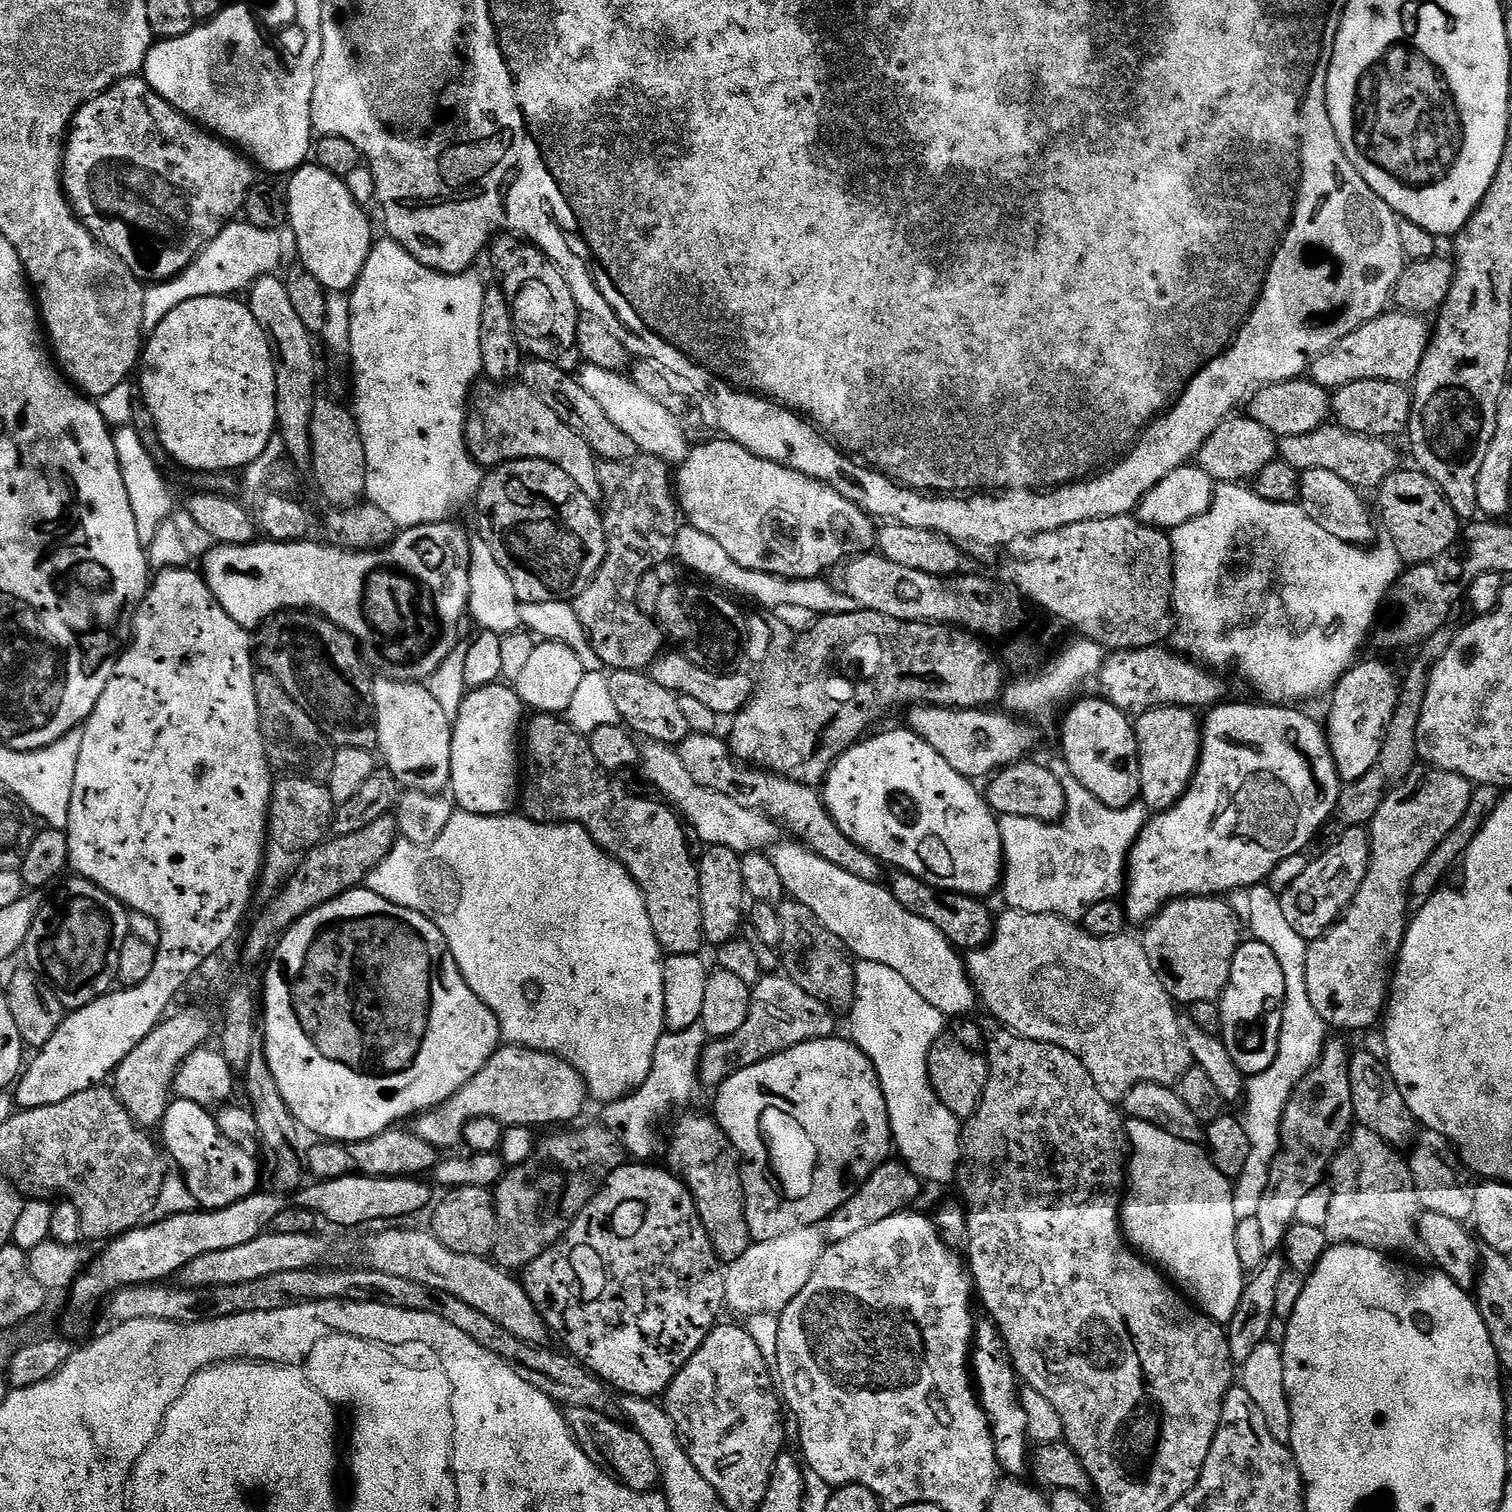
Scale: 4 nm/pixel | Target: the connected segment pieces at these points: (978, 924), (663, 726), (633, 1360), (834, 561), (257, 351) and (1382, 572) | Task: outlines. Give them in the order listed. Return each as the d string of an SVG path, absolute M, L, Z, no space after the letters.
M896 870L891 874L893 876L890 891L899 905L910 910L910 914L918 914L918 918L924 918L926 922L930 922L930 926L936 926L953 948L975 950L983 948L991 940L994 931L994 912L984 905L987 903L983 899L960 896L957 892L944 892L940 888L914 878L908 872Z
M647 671L612 672L608 676L608 681L610 694L614 698L614 707L618 709L623 727L631 730L637 737L645 741L657 740L660 744L678 746L690 735L686 718L678 706L680 697L675 696L670 690L665 690L663 686L658 686L658 682L654 682L654 678Z
M625 1162L620 1165L618 1170L614 1170L614 1174L610 1174L610 1178L604 1184L604 1187L596 1193L595 1198L585 1206L582 1211L580 1211L580 1216L572 1223L570 1230L566 1235L564 1235L563 1240L559 1244L555 1244L550 1250L546 1250L546 1254L542 1254L537 1258L532 1264L528 1265L527 1268L523 1269L522 1272L522 1283L524 1285L524 1290L530 1302L534 1302L534 1306L542 1314L544 1321L548 1323L549 1333L554 1334L565 1344L567 1351L571 1353L576 1360L584 1365L593 1376L596 1376L597 1379L601 1380L608 1386L609 1389L615 1390L617 1393L623 1394L624 1396L639 1396L641 1398L660 1398L667 1393L668 1387L672 1384L672 1379L682 1370L682 1366L686 1366L686 1362L696 1351L702 1346L702 1342L712 1333L713 1328L716 1327L718 1321L721 1319L720 1308L725 1307L724 1302L724 1272L722 1271L722 1262L716 1256L716 1252L712 1249L712 1243L710 1238L706 1234L706 1230L702 1226L700 1221L700 1215L696 1209L696 1204L692 1201L692 1193L688 1191L683 1180L677 1178L671 1171L665 1170L663 1167L660 1168L651 1168L652 1164L648 1162Z
M727 438L697 443L689 451L684 463L675 469L674 492L687 523L702 530L702 534L710 534L710 538L746 570L784 576L787 580L815 580L853 556L871 553L877 543L878 528L872 525L875 524L873 517L865 514L857 504L828 484L758 458Z
M203 296L194 298L190 302L182 302L170 314L162 318L162 322L151 329L146 343L142 348L142 368L145 372L139 373L139 391L142 401L153 415L153 424L160 435L162 446L173 461L180 463L184 468L193 468L199 474L232 474L235 468L244 470L248 464L254 462L263 451L276 431L276 359L272 356L272 344L266 338L262 326L258 326L258 318L249 310L243 299L231 296Z
M1239 484L1215 485L1212 494L1212 505L1206 514L1186 522L1182 526L1171 529L1172 542L1172 606L1174 609L1174 627L1170 637L1170 644L1179 655L1189 657L1201 666L1212 670L1224 668L1233 664L1246 679L1252 683L1252 688L1257 692L1257 697L1271 702L1277 706L1292 706L1296 700L1308 700L1312 696L1312 680L1340 680L1345 672L1357 663L1360 647L1364 639L1369 639L1370 633L1377 627L1376 615L1380 607L1385 607L1390 593L1396 587L1402 571L1402 561L1398 550L1392 541L1381 538L1375 541L1376 548L1347 544L1322 530L1308 517L1307 511L1299 503L1275 504L1266 502L1266 498L1258 498L1258 494L1251 487Z

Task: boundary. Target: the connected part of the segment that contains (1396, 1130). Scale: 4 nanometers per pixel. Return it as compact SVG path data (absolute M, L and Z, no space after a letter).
M1366 1050L1353 1051L1348 1058L1348 1073L1355 1123L1366 1130L1374 1130L1374 1134L1378 1134L1378 1138L1382 1138L1387 1144L1411 1145L1418 1136L1418 1121L1406 1106L1406 1098L1402 1098L1402 1090L1394 1082L1387 1063L1374 1058Z

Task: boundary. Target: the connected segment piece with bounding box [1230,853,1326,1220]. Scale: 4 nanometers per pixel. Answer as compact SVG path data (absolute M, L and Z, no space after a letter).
M1303 854L1291 855L1284 859L1275 867L1269 876L1268 884L1253 884L1247 889L1248 896L1248 920L1246 916L1246 928L1250 931L1251 939L1262 942L1262 946L1270 946L1274 950L1274 958L1278 958L1278 963L1282 966L1282 978L1286 978L1286 998L1284 999L1284 1009L1282 1010L1282 1034L1278 1038L1278 1054L1274 1062L1266 1070L1262 1070L1257 1076L1247 1077L1246 1087L1242 1097L1244 1104L1244 1116L1242 1123L1246 1130L1246 1138L1250 1138L1250 1158L1246 1158L1246 1170L1234 1181L1234 1206L1230 1210L1231 1215L1236 1220L1245 1220L1246 1218L1256 1218L1258 1214L1258 1205L1262 1202L1262 1194L1266 1194L1266 1182L1270 1182L1270 1166L1280 1149L1280 1123L1282 1114L1286 1110L1289 1098L1292 1092L1302 1082L1302 1078L1313 1066L1320 1060L1320 1055L1326 1043L1326 1025L1318 1010L1310 1006L1310 998L1306 994L1306 954L1308 953L1309 941L1303 940L1290 926L1286 919L1286 914L1282 911L1282 902L1280 894L1289 888L1290 883L1294 882L1306 870L1309 859Z

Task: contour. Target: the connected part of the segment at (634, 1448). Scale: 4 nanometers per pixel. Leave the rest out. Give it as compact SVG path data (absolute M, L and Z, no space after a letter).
M585 1408L567 1409L564 1417L570 1426L570 1434L574 1434L578 1446L598 1470L635 1492L651 1492L660 1484L660 1467L654 1462L654 1453L650 1446L646 1446L646 1438L642 1438L635 1428L624 1422L618 1424L617 1419Z

